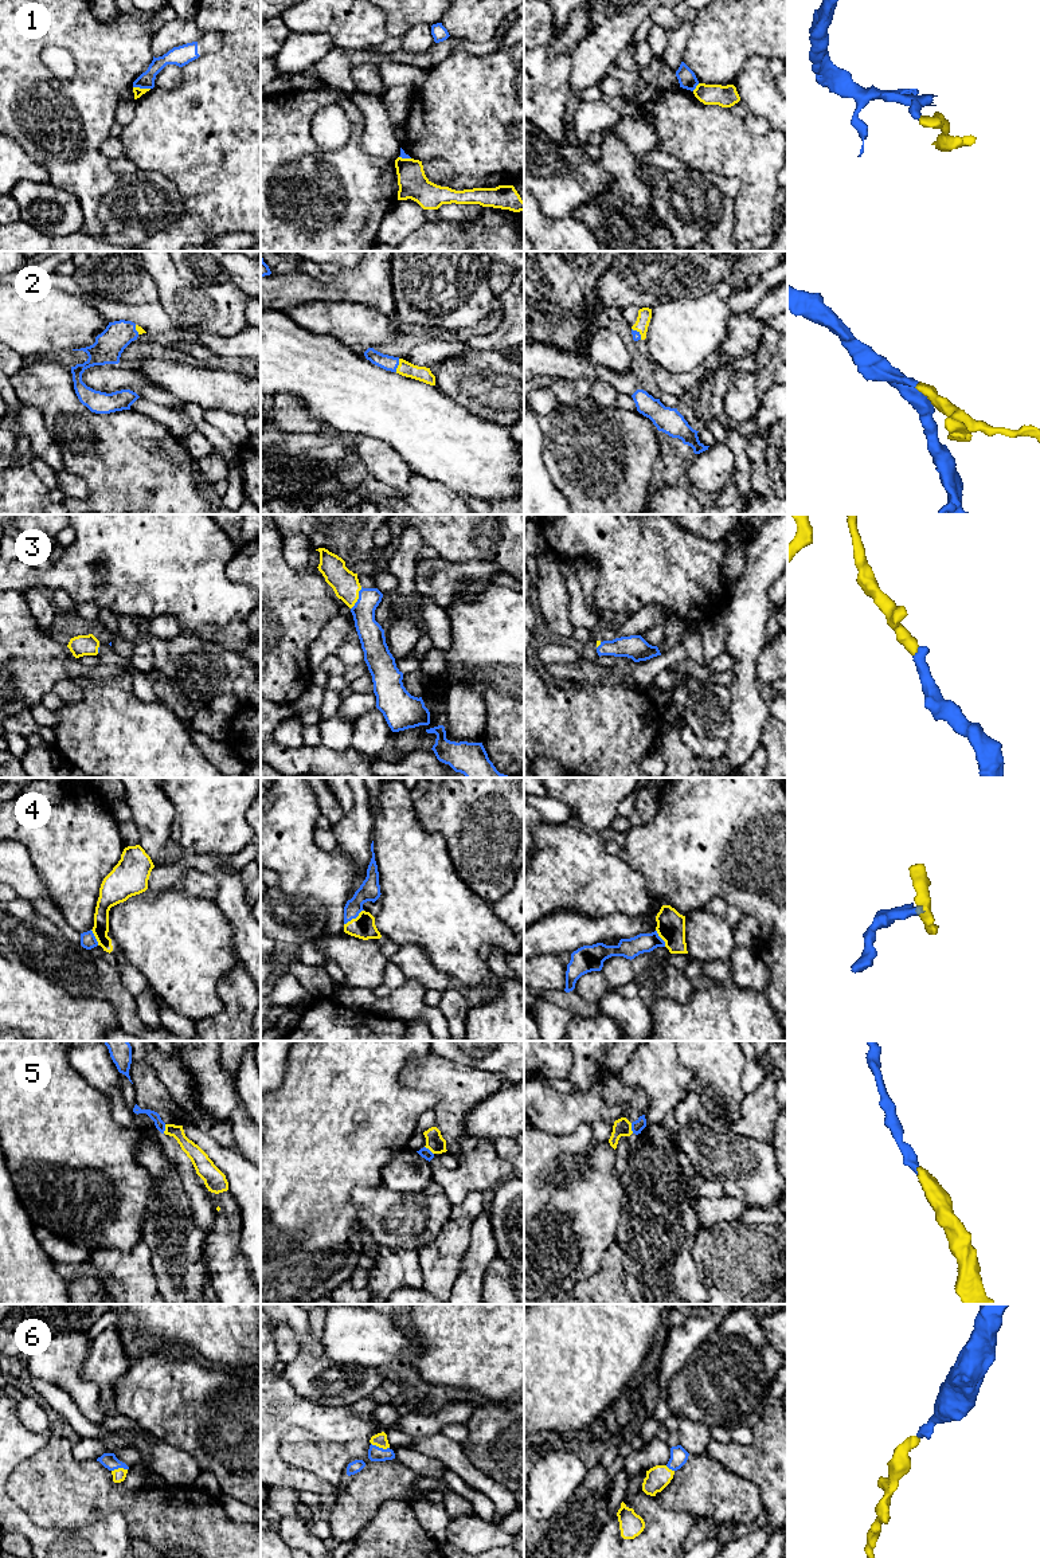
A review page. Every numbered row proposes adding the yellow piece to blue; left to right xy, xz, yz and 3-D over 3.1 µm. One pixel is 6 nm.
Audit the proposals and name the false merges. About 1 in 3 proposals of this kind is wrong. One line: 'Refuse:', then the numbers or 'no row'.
Refuse: 1, 5

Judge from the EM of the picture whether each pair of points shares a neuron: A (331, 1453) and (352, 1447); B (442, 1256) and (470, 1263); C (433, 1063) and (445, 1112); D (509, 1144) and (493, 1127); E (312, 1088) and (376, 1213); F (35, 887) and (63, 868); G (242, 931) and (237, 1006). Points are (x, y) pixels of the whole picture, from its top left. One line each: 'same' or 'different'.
A: same
B: different
C: same
D: different
E: different
F: different
G: different

